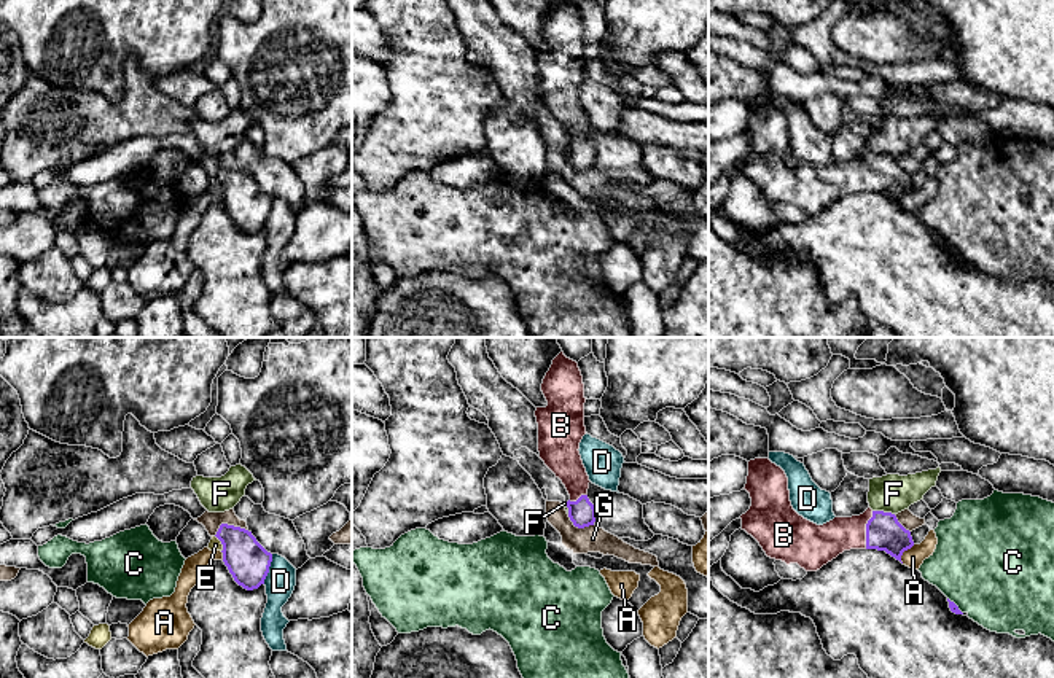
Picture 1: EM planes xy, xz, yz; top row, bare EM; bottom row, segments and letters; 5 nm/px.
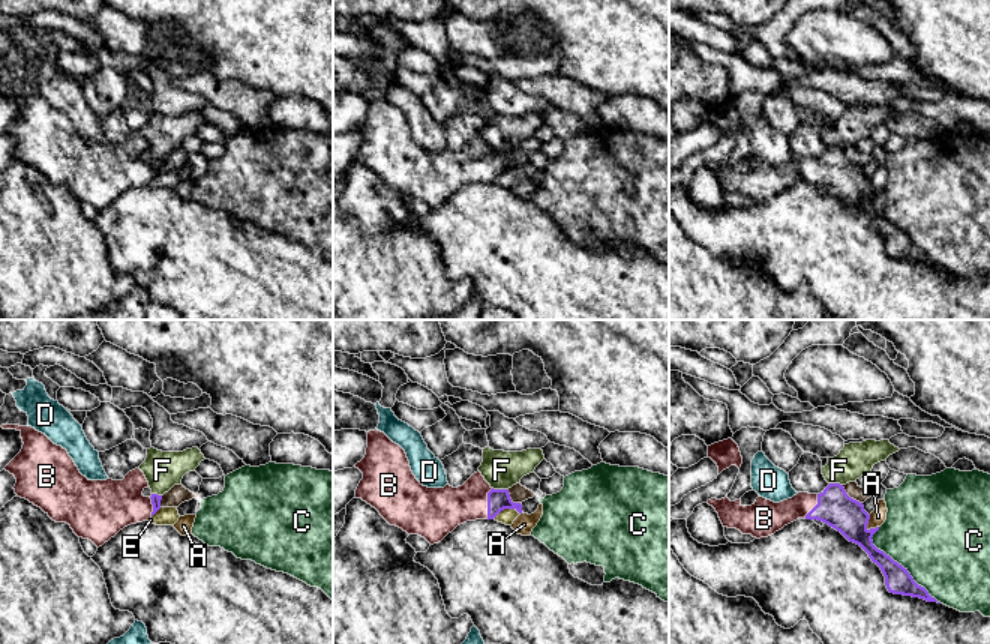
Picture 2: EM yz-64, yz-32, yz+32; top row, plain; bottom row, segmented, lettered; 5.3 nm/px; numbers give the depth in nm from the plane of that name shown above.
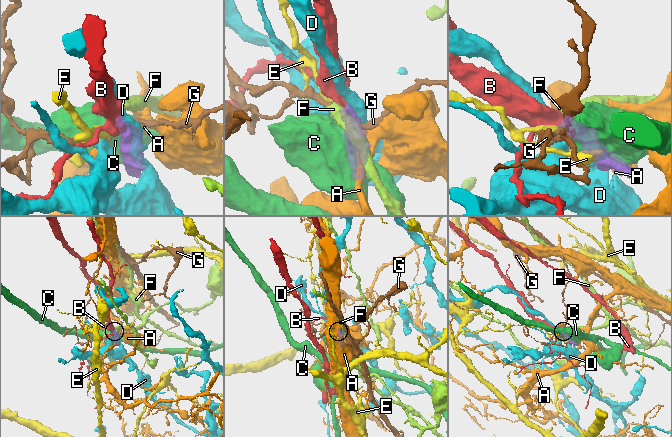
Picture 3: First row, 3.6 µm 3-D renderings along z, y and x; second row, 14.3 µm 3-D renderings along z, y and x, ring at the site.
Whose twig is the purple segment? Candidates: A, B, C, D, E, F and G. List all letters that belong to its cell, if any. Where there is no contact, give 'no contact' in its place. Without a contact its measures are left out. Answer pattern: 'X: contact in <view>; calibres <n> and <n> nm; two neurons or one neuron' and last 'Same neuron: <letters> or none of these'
A: contact in yz; calibres 180 and 100 nm; two neurons
B: contact in yz; calibres 180 and 190 nm; one neuron
C: contact in yz; calibres 50 and 500 nm; two neurons
D: contact in xy; calibres 220 and 150 nm; two neurons
E: contact in xy; calibres 220 and 60 nm; two neurons
F: contact in yz; calibres 180 and 190 nm; two neurons
G: contact in xy; calibres 220 and 90 nm; two neurons
Same neuron: B

